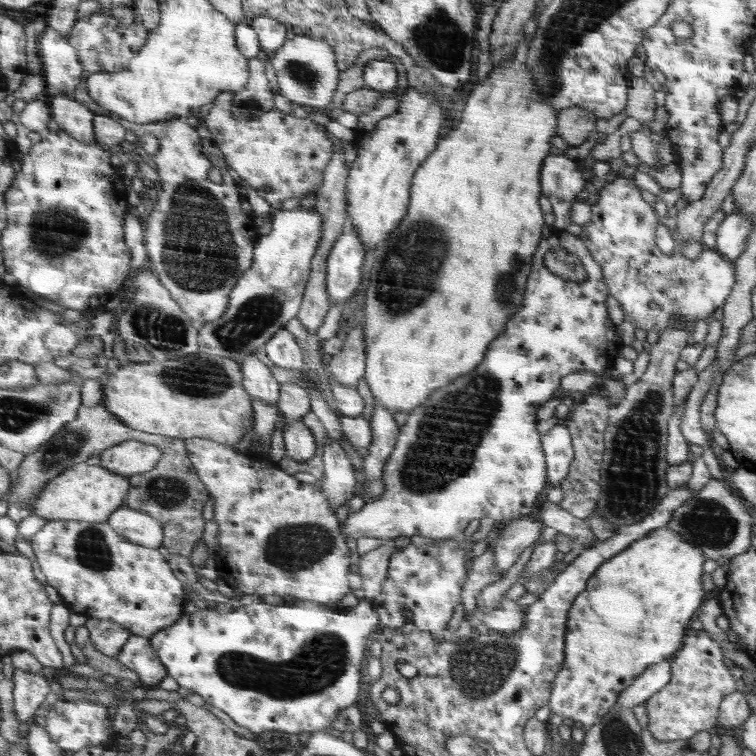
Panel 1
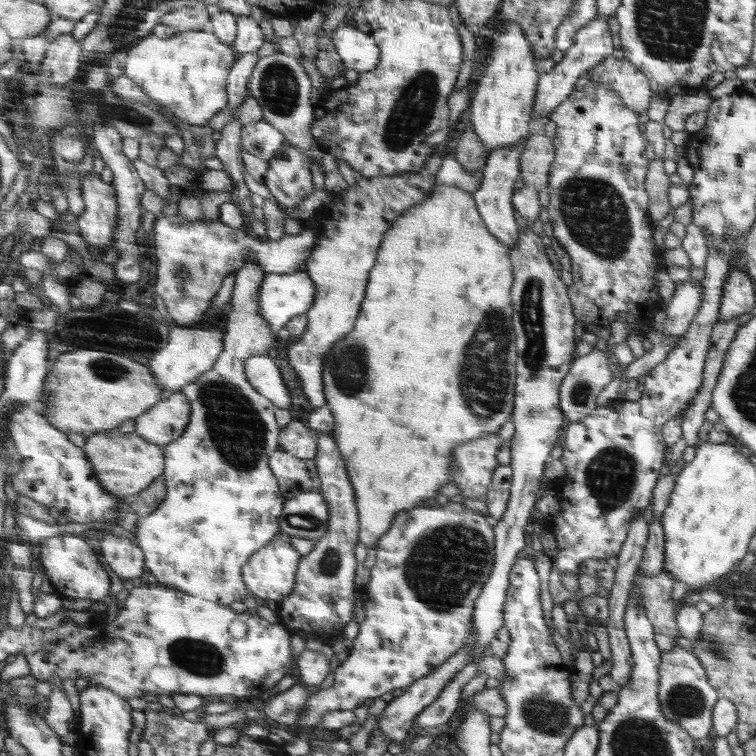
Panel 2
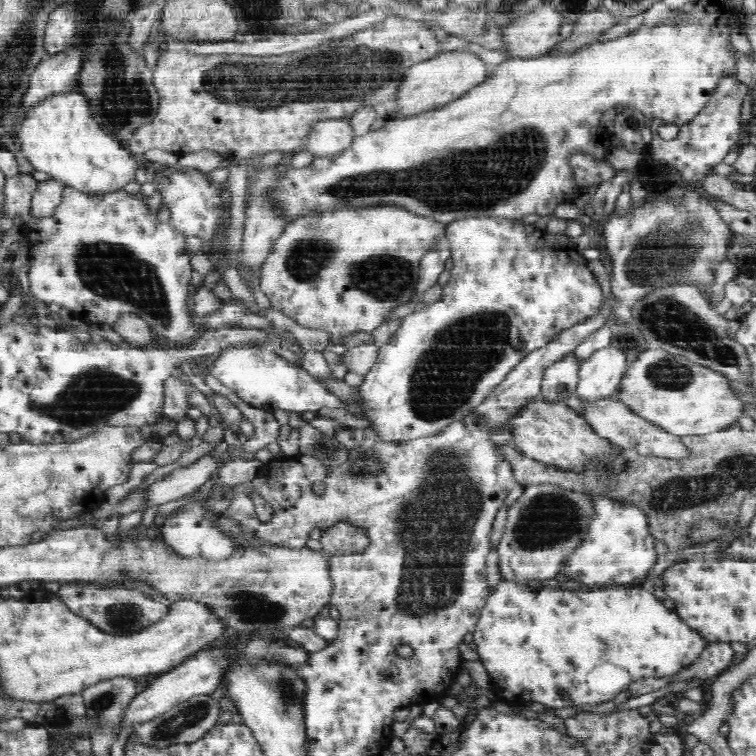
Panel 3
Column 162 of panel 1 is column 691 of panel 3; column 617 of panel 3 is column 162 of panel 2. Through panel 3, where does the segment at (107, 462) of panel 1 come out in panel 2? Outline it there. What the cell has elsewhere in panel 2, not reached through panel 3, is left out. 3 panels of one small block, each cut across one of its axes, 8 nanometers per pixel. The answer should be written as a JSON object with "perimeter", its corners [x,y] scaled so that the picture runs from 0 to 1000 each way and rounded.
{"perimeter":[[[243,519],[229,520],[180,554],[180,571],[205,587],[221,591],[245,575],[254,556],[251,525]]]}

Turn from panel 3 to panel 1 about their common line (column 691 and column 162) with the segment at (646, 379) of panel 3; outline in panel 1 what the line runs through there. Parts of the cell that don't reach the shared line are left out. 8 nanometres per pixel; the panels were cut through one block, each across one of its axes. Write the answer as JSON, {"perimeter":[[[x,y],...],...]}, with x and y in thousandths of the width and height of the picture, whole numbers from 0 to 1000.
{"perimeter":[[[262,466],[220,479],[204,476],[157,484],[152,493],[136,500],[138,528],[134,534],[146,540],[171,566],[198,574],[235,581],[270,579],[310,590],[320,585],[327,570],[335,570],[335,537],[332,524],[324,517],[323,488],[313,476],[302,471],[278,471]]]}

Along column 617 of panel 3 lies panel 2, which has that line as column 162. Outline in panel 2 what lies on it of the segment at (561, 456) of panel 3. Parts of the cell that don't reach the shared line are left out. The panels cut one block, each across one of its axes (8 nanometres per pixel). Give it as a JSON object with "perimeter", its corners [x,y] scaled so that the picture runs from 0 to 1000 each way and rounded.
{"perimeter":[[[156,569],[130,571],[115,581],[111,591],[136,643],[157,659],[176,660],[193,649],[221,620],[218,591],[194,582],[180,570],[175,574],[161,574]]]}

